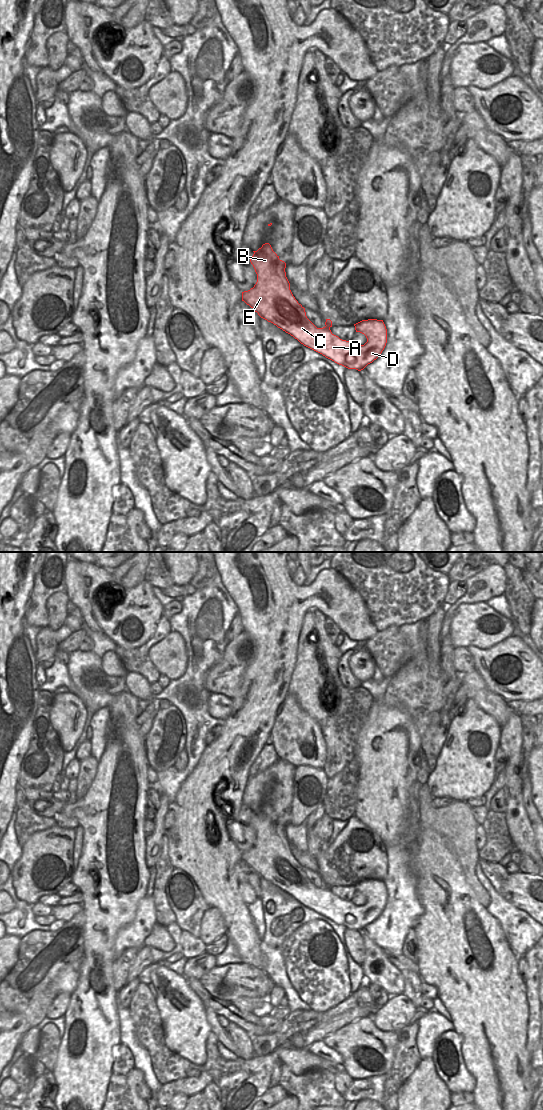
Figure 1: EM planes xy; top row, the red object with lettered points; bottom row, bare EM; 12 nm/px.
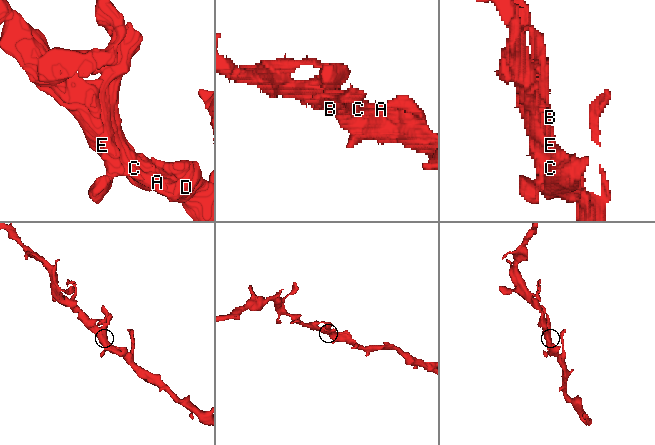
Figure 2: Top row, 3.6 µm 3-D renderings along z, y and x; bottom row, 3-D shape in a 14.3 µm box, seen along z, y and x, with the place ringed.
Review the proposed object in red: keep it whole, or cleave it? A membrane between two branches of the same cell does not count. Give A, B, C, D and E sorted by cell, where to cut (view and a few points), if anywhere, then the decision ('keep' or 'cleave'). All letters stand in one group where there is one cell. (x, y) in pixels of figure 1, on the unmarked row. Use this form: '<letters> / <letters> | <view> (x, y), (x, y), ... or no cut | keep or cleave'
A B C D E | no cut | keep

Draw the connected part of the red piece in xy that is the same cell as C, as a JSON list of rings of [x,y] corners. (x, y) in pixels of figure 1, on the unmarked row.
[[[265,803],[253,812],[250,822],[257,834],[257,842],[253,848],[242,852],[242,861],[261,878],[348,929],[361,931],[380,916],[387,903],[383,880],[368,879],[354,884],[356,892],[367,898],[364,905],[355,905],[334,895],[330,890],[330,879],[326,879],[325,887],[317,888],[293,856],[286,837],[286,823],[279,819],[271,805]]]

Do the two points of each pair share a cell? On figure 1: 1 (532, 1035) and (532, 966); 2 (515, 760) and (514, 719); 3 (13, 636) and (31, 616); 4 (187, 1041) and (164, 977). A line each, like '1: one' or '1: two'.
1: one
2: one
3: two
4: one

